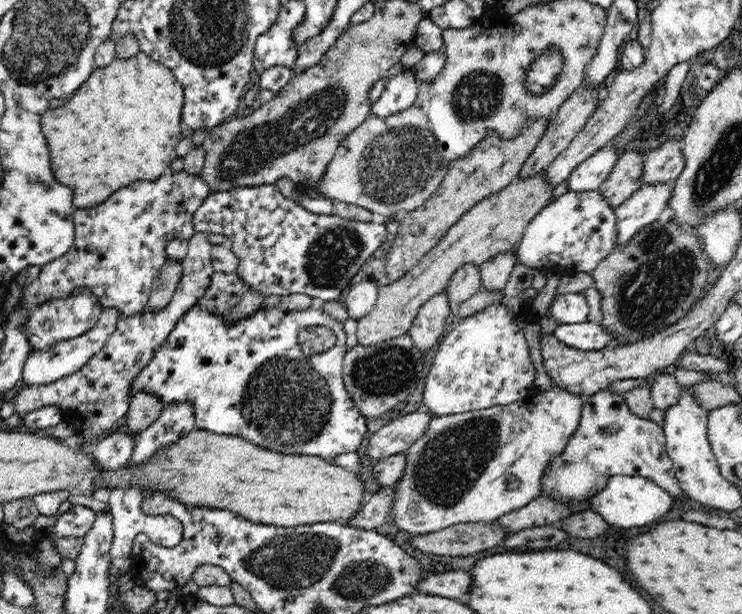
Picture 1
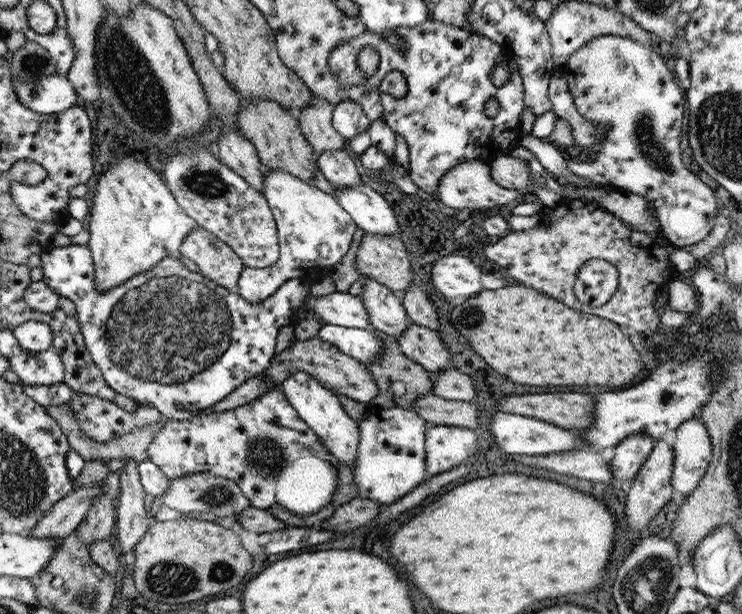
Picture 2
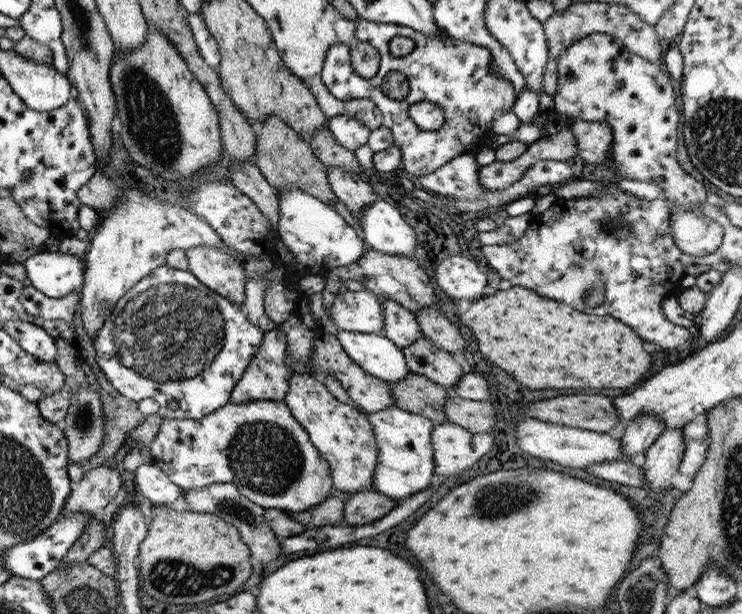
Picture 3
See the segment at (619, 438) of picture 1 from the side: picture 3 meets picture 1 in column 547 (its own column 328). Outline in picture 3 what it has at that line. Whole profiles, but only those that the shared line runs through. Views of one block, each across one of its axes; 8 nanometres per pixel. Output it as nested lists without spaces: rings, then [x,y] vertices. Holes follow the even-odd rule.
[[[284,401],[227,402],[199,420],[161,419],[157,433],[145,452],[148,463],[160,468],[182,490],[197,490],[213,482],[227,482],[233,484],[247,500],[264,509],[303,512],[333,494],[327,460],[313,448],[307,432],[293,418]]]

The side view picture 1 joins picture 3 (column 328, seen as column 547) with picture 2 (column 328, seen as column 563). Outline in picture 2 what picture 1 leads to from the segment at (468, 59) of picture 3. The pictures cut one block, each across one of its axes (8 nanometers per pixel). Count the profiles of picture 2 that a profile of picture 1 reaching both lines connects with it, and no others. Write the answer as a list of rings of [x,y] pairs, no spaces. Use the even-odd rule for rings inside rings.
[[[432,20],[412,27],[395,27],[395,35],[407,44],[404,50],[391,46],[381,33],[365,30],[361,35],[335,44],[328,55],[326,66],[335,76],[337,84],[343,88],[359,86],[359,84],[365,84],[367,88],[375,88],[375,86],[379,88],[379,102],[382,106],[381,120],[405,140],[409,148],[407,175],[417,188],[429,194],[436,193],[437,181],[453,166],[467,160],[478,160],[489,166],[493,159],[510,154],[513,147],[519,146],[519,137],[522,134],[519,113],[524,107],[522,80],[516,65],[505,58],[505,53],[498,44],[467,29]],[[365,46],[373,47],[380,59],[378,73],[369,78],[361,76],[355,65],[359,49]],[[498,64],[506,64],[510,73],[509,80],[505,80],[503,84],[496,87],[491,82],[489,73],[493,66]],[[489,98],[493,98],[499,106],[495,116],[491,118],[483,113],[483,106]]]

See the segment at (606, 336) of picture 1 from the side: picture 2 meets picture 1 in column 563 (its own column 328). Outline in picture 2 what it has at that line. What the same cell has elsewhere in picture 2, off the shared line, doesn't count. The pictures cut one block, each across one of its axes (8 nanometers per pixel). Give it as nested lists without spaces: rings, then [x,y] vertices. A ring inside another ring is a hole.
[[[324,325],[317,332],[319,339],[331,343],[339,351],[355,358],[364,365],[371,360],[375,362],[381,356],[381,337],[375,335],[371,328],[344,328],[336,325]]]

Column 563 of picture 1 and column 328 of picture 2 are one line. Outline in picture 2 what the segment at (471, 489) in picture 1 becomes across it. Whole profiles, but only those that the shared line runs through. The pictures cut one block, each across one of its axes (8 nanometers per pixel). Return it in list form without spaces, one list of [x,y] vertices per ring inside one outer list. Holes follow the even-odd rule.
[[[299,371],[287,376],[278,389],[297,416],[309,426],[312,432],[317,434],[323,448],[327,448],[327,452],[337,458],[339,464],[343,464],[343,466],[347,466],[351,470],[353,464],[355,464],[355,456],[357,456],[359,427],[357,427],[358,422],[351,419],[339,405],[336,394],[323,387],[311,375]]]

